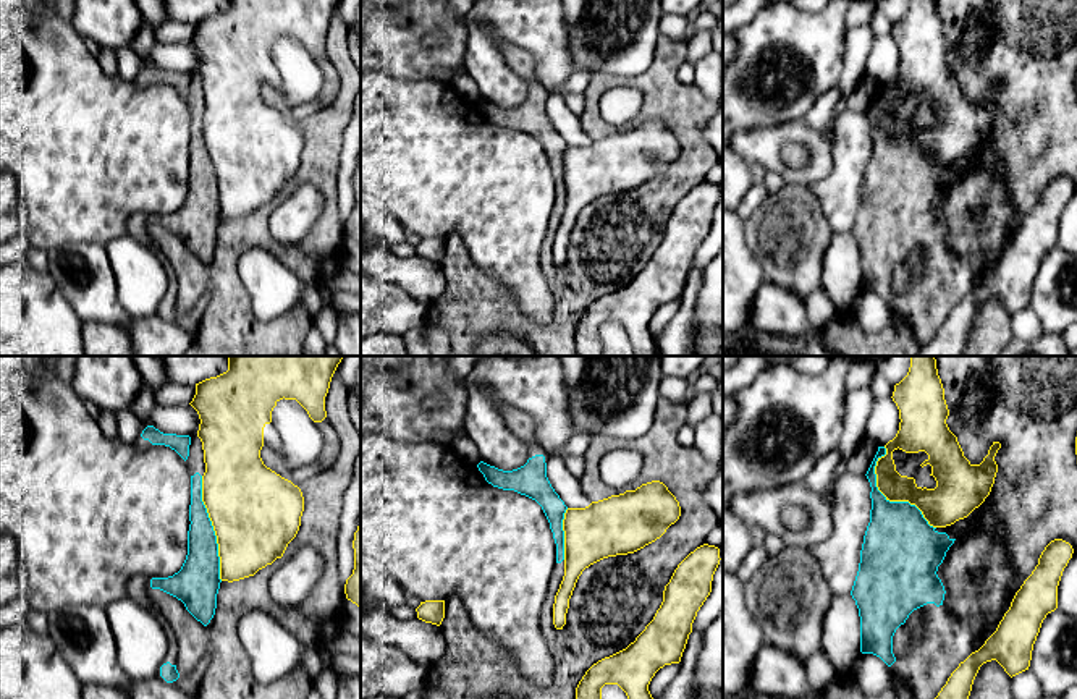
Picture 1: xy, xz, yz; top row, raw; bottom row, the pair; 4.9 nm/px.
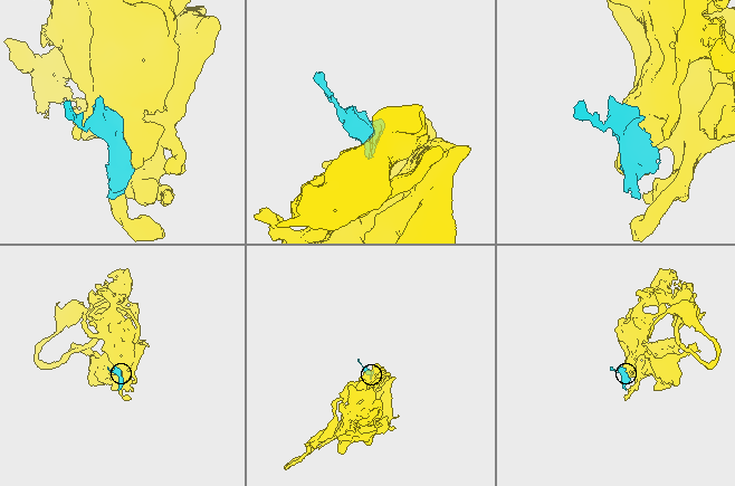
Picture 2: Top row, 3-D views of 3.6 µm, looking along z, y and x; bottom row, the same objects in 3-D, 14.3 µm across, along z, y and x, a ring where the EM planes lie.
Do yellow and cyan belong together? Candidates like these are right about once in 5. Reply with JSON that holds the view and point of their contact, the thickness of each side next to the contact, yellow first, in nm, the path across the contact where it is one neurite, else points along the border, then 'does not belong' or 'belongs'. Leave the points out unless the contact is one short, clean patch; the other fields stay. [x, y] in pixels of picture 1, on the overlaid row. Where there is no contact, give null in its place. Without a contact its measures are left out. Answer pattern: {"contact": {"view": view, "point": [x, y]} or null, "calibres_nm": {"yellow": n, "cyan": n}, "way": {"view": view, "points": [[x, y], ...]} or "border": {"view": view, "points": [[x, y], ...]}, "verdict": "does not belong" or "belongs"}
{"contact": {"view": "yz", "point": [888, 499]}, "calibres_nm": {"yellow": 170, "cyan": 380}, "verdict": "does not belong"}

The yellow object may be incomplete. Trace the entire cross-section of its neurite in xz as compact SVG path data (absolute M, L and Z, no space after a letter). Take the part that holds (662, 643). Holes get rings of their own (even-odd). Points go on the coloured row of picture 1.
M703 544L691 552L665 586L663 602L653 620L626 649L598 660L585 671L576 688L576 699L602 699L605 684L618 684L627 699L653 699L648 684L660 668L681 662L697 612L712 592L720 560L720 549L715 545Z

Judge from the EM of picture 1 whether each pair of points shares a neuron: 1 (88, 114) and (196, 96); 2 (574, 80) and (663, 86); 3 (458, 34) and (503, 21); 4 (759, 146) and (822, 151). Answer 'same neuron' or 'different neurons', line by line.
1: different neurons
2: different neurons
3: different neurons
4: same neuron

